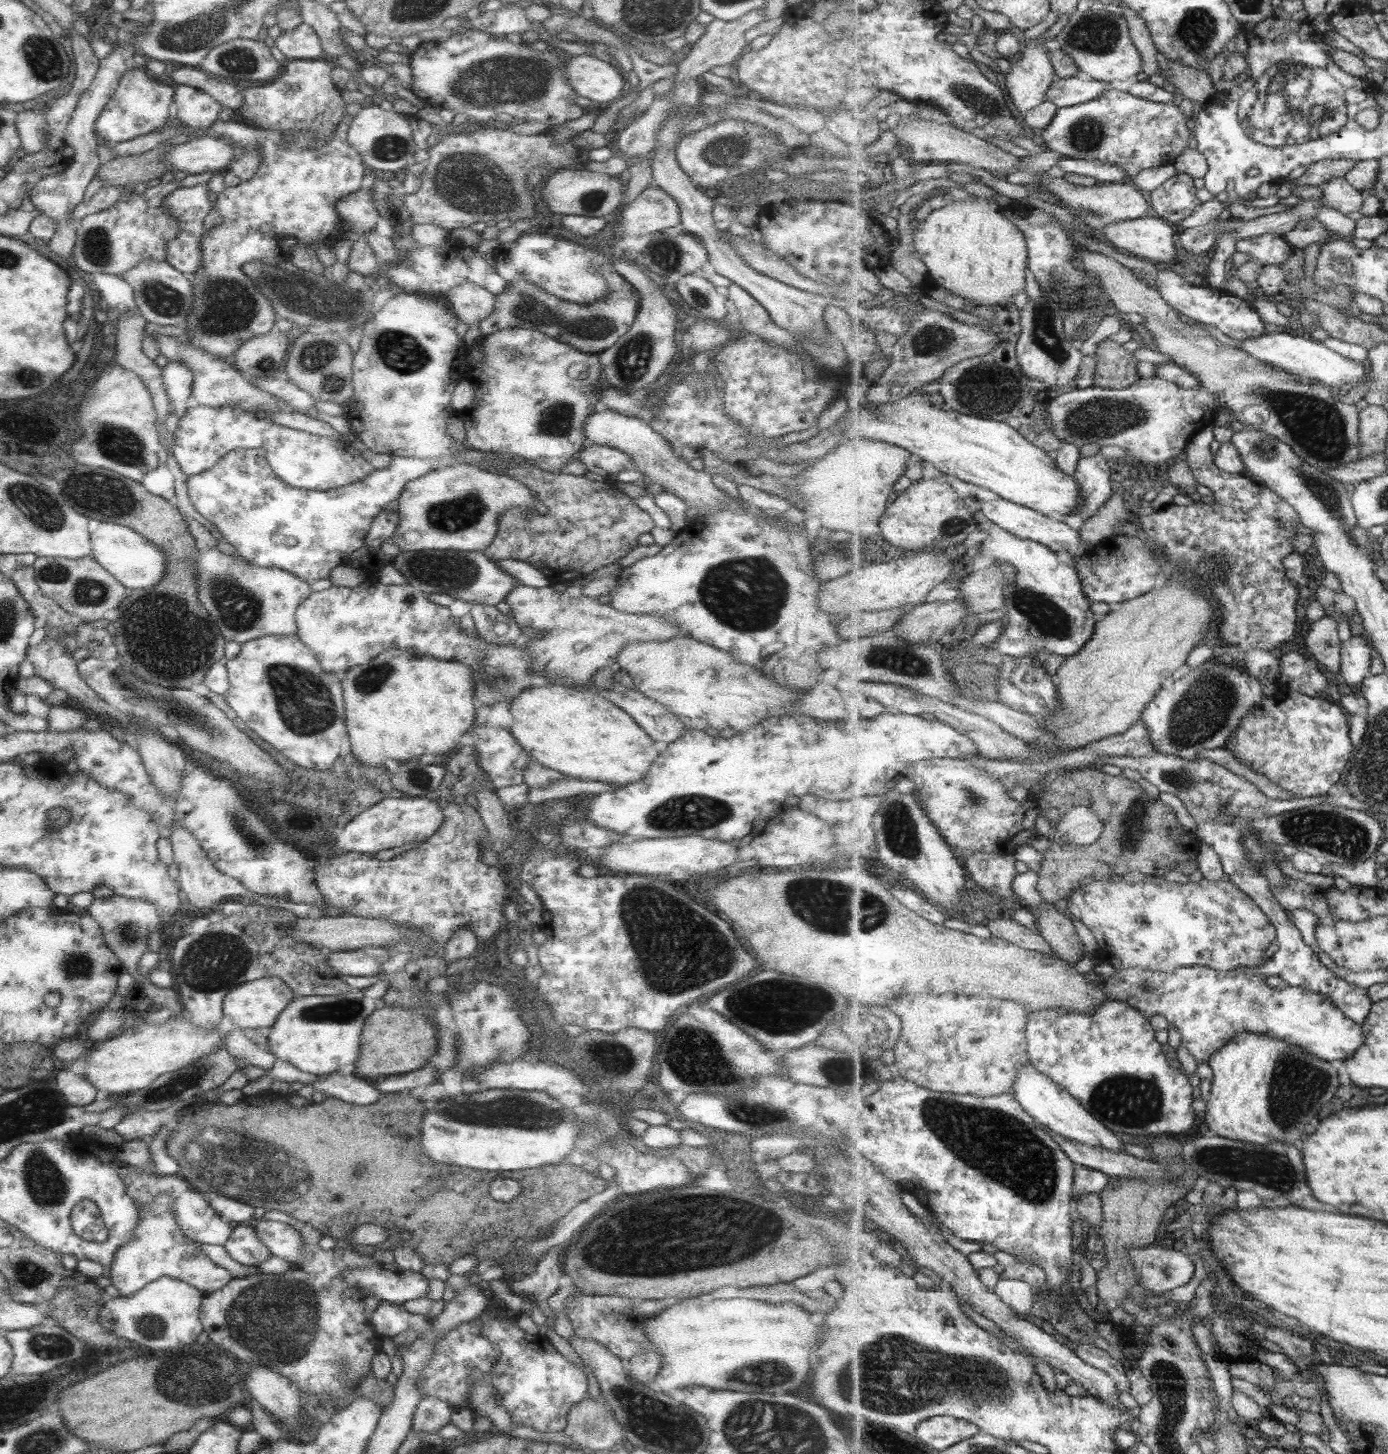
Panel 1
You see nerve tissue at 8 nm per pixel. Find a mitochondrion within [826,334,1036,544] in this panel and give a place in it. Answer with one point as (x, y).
(974, 390)

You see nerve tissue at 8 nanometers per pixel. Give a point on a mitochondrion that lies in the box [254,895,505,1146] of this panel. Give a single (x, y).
(343, 1010)

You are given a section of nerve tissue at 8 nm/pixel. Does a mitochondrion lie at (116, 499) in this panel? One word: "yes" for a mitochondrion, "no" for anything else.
yes

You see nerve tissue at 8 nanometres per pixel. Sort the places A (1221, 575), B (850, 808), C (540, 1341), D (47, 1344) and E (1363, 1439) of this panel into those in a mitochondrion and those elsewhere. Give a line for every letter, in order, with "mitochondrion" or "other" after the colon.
A: other
B: other
C: other
D: mitochondrion
E: other

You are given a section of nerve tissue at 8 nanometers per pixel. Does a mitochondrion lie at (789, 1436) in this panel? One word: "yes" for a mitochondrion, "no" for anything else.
yes

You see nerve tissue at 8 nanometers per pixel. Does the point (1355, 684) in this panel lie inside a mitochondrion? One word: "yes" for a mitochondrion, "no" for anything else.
no

